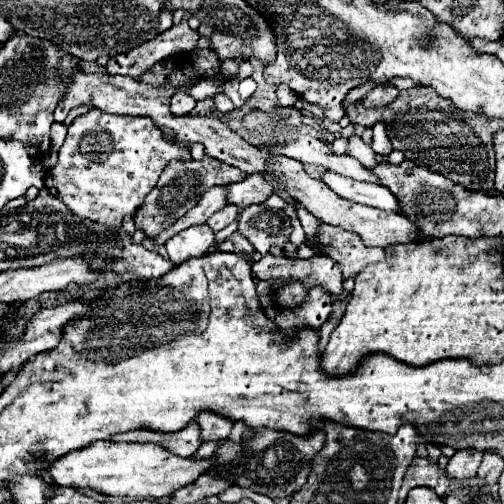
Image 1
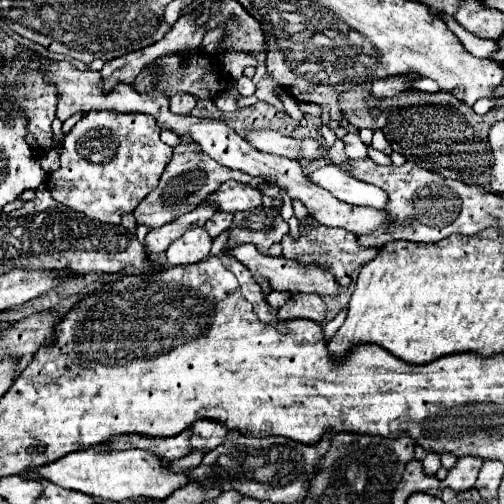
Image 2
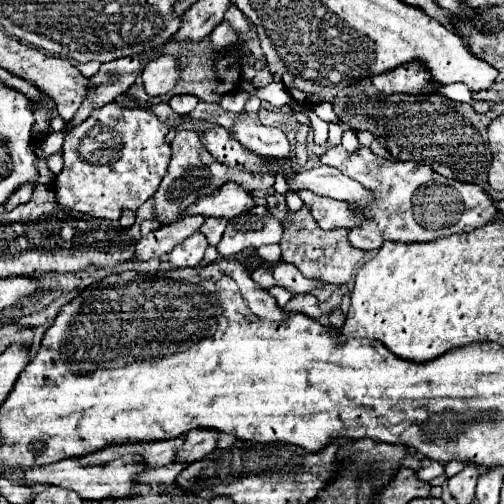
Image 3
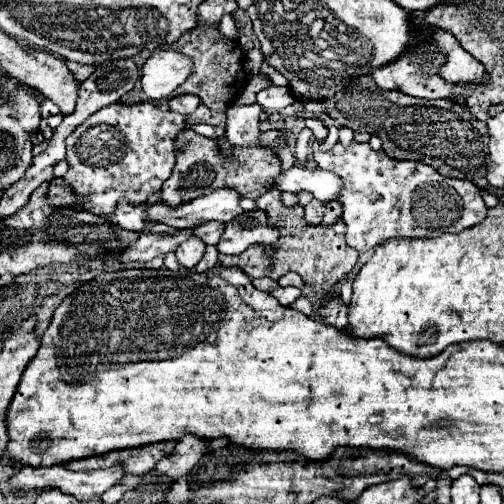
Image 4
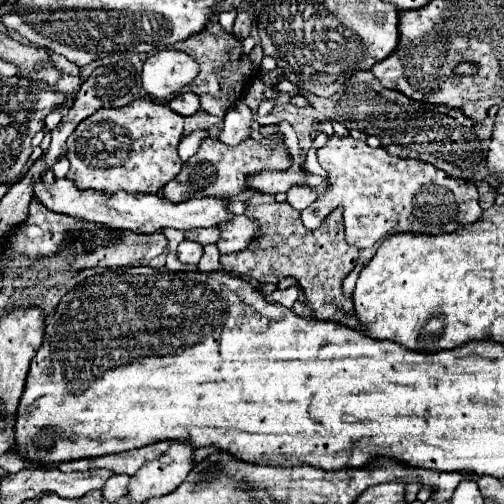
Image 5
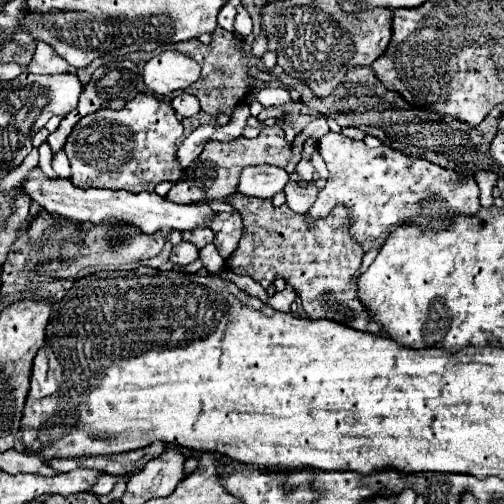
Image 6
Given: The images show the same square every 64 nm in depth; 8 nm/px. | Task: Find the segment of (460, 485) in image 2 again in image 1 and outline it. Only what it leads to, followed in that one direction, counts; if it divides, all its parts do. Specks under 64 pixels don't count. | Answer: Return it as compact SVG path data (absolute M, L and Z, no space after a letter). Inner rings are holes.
M476 448L454 452L454 456L448 460L446 472L450 478L456 478L456 480L472 478L480 466L480 460L482 460L482 452L476 452Z

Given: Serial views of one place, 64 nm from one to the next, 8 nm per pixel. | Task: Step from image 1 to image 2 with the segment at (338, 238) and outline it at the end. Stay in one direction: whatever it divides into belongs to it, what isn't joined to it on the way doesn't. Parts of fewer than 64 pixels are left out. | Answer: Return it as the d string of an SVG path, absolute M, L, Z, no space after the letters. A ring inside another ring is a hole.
M308 220L308 226L302 226L302 234L298 240L294 240L292 236L284 236L282 240L282 248L284 248L284 256L286 258L294 258L298 262L304 264L318 264L328 268L338 282L350 282L354 270L358 270L362 264L374 260L378 256L378 248L364 248L358 244L358 236L342 230L342 228L324 228L322 224L316 224L316 220Z

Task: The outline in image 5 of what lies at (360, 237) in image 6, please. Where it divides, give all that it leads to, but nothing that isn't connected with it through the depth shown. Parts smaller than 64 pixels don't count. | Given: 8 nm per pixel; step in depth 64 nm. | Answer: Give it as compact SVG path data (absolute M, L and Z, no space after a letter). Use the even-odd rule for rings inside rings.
M340 136L328 138L326 146L316 154L320 166L328 172L332 190L318 196L306 210L302 210L302 222L306 228L314 230L324 222L328 210L342 206L346 240L358 250L372 248L384 236L398 232L454 232L456 226L462 228L474 224L482 216L476 184L448 178L432 164L396 158L384 152L384 148L370 148L366 142Z

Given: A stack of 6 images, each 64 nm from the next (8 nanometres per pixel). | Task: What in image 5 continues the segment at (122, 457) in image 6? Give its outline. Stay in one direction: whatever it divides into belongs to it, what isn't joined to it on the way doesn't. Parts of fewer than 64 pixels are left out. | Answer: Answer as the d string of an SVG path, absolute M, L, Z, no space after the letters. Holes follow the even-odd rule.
M170 440L166 442L156 442L138 450L128 450L120 454L108 454L108 456L98 456L98 458L82 458L82 460L72 460L58 464L62 472L72 472L72 470L90 470L90 468L106 468L116 474L136 474L146 462L160 458L168 448L172 446Z

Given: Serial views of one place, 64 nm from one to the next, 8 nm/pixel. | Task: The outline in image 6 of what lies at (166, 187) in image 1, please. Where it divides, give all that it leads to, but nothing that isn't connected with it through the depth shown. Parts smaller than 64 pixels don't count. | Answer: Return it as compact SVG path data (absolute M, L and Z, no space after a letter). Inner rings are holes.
M262 126L262 132L254 140L248 140L244 136L236 138L232 142L210 140L204 146L202 154L190 164L190 168L184 170L186 178L172 184L166 198L172 202L178 202L178 204L200 202L200 200L226 200L236 192L236 184L238 184L238 178L240 178L240 172L244 170L244 166L272 164L278 168L286 168L290 158L292 158L292 146L286 142L284 130L280 126Z

